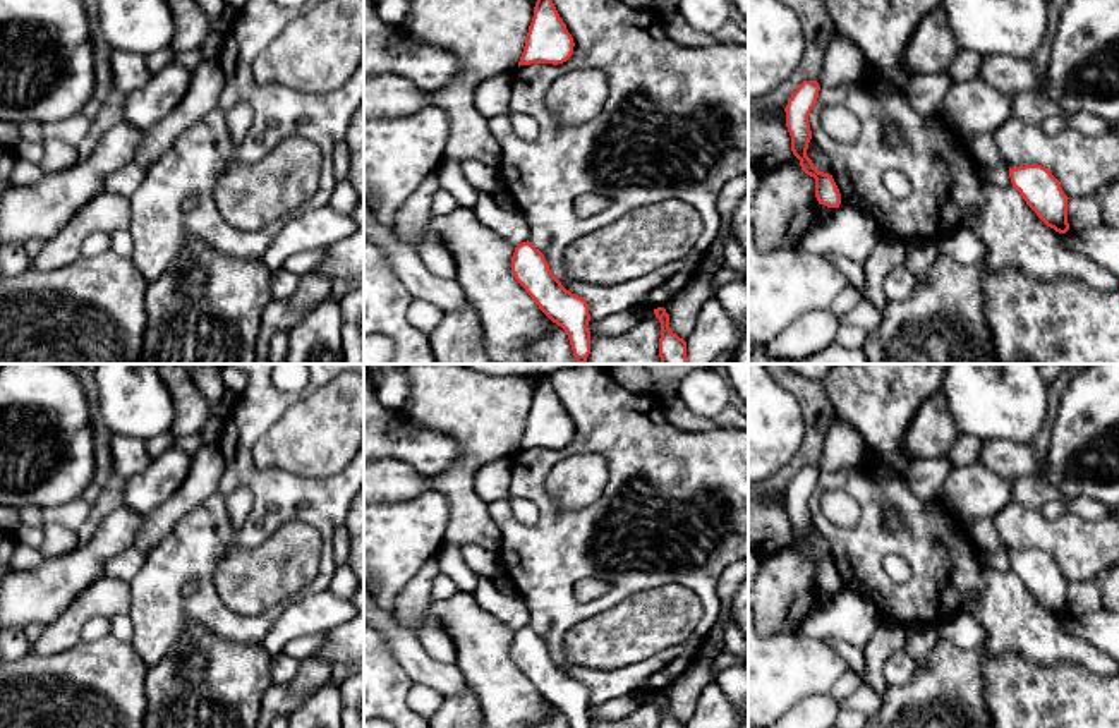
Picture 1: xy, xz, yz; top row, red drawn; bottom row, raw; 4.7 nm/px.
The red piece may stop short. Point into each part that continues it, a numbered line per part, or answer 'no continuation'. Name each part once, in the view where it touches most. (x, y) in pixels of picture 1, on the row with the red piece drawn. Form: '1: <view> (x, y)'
no continuation

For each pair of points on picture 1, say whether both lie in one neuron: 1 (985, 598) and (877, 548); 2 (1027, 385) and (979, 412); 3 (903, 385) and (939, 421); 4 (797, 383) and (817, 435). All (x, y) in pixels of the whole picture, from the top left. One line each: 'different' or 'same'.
1: same
2: same
3: different
4: same

